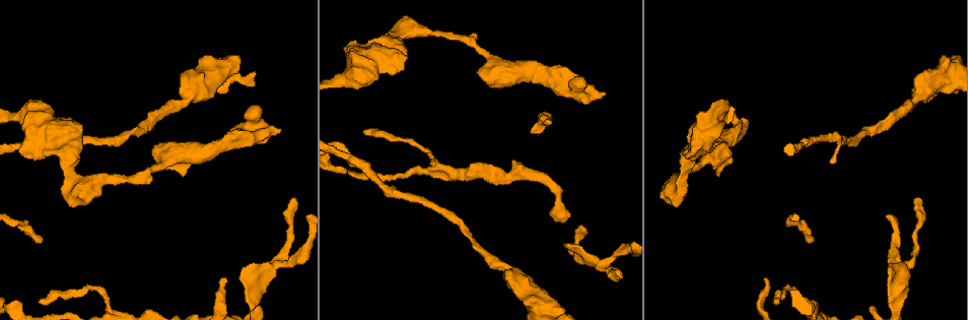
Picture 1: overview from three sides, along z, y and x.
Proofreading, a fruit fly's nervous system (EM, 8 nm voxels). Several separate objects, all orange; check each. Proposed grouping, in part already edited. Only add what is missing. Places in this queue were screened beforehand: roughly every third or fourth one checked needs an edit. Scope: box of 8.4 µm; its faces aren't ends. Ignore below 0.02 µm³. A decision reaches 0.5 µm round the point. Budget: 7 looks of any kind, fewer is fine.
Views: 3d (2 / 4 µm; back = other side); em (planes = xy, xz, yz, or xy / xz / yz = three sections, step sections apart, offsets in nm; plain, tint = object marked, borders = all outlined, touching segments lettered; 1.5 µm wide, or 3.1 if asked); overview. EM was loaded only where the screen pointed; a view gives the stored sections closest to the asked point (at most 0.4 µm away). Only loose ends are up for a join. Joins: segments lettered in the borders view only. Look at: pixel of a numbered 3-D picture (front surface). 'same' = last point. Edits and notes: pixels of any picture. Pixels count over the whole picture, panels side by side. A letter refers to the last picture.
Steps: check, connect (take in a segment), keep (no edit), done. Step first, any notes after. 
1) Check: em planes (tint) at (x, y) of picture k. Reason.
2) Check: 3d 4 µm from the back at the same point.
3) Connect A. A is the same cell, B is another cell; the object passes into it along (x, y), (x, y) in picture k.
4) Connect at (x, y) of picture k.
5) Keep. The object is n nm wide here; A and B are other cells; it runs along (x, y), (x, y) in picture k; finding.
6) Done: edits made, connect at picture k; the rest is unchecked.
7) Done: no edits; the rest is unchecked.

Check: em planes (borders) at (920, 199) of picture 1. Thin end.

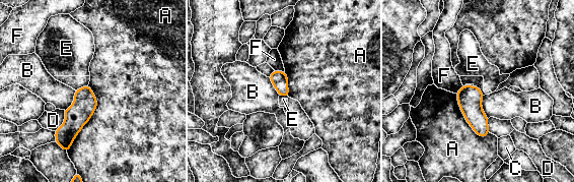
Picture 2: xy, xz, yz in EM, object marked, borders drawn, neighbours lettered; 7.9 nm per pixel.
Keep. The object is 130 nm wide here; A, B, C, D, E and F are other cells; a border runs along (88, 84), (96, 109), (67, 153) in picture 2; none of them fits.

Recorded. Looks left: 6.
Check: 3d 4 µm from the back at (831, 163) of picture 1. Tapers out.

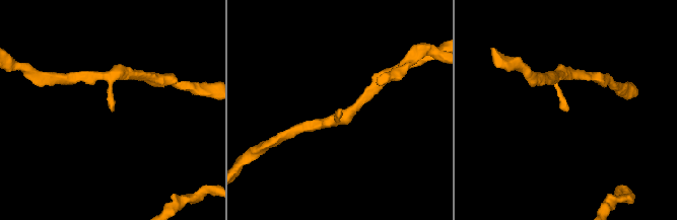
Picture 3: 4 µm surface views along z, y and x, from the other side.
Check: em planes (borders) at (340, 111) of picture 3.

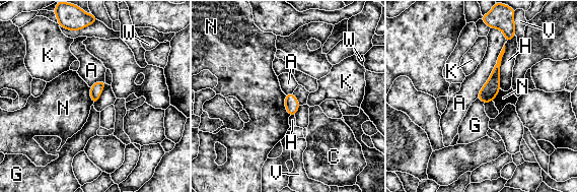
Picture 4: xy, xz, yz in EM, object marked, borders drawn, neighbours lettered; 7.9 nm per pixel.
Keep. The longest contact is with A, 600 nm; A, C, G, H, K, N, V and W are other cells; it runs along (507, 36), (493, 85), (485, 100) in picture 4; no lettered segment goes on from it.

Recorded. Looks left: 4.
Check: em xy step 4 (tint) at (404, 69) of picture 1. Stops while still wide.

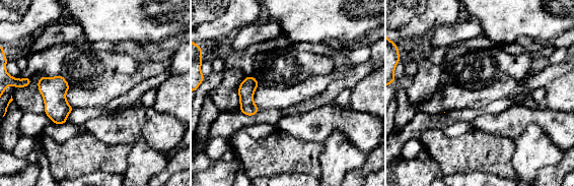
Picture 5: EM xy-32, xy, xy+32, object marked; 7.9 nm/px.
Check: em planes (borders) at the same point.

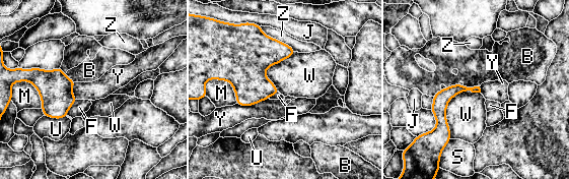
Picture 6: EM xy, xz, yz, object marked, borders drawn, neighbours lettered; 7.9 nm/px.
Keep. B, F, J, M, S, U, W, Y and Z are other cells; it runs along (477, 88), (453, 90), (441, 102), (445, 139) in picture 6; none of them fits.

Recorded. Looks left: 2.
Done: no edits; the rest is unchecked.

